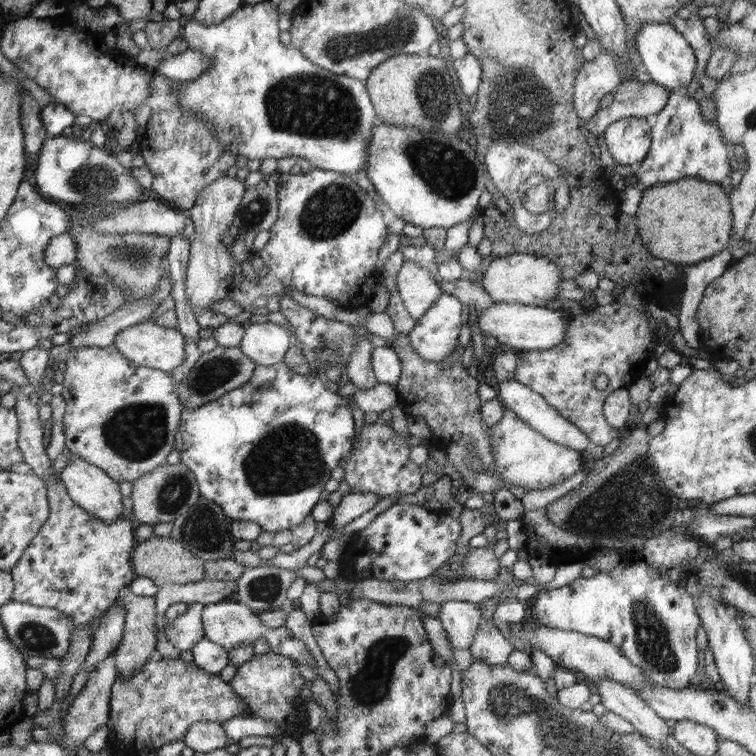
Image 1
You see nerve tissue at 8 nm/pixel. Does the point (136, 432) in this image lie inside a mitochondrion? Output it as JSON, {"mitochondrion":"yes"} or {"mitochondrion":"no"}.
{"mitochondrion":"yes"}

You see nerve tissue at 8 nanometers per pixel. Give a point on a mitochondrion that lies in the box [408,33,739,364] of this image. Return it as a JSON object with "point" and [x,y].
{"point":[527,112]}

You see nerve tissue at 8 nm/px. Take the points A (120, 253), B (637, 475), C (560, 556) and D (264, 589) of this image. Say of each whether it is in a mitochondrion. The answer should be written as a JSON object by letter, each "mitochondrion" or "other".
{"A":"mitochondrion","B":"mitochondrion","C":"other","D":"mitochondrion"}

